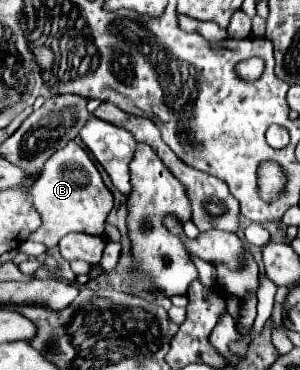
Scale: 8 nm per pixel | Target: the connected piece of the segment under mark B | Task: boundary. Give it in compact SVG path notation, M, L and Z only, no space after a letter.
M72 142L74 148L62 148L52 154L46 162L40 178L34 182L30 190L32 202L36 202L36 210L42 216L42 228L32 234L32 242L42 242L48 250L52 250L64 234L70 232L86 232L86 234L104 234L104 222L108 212L114 206L112 192L104 186L102 176L94 162L90 160L88 152Z

